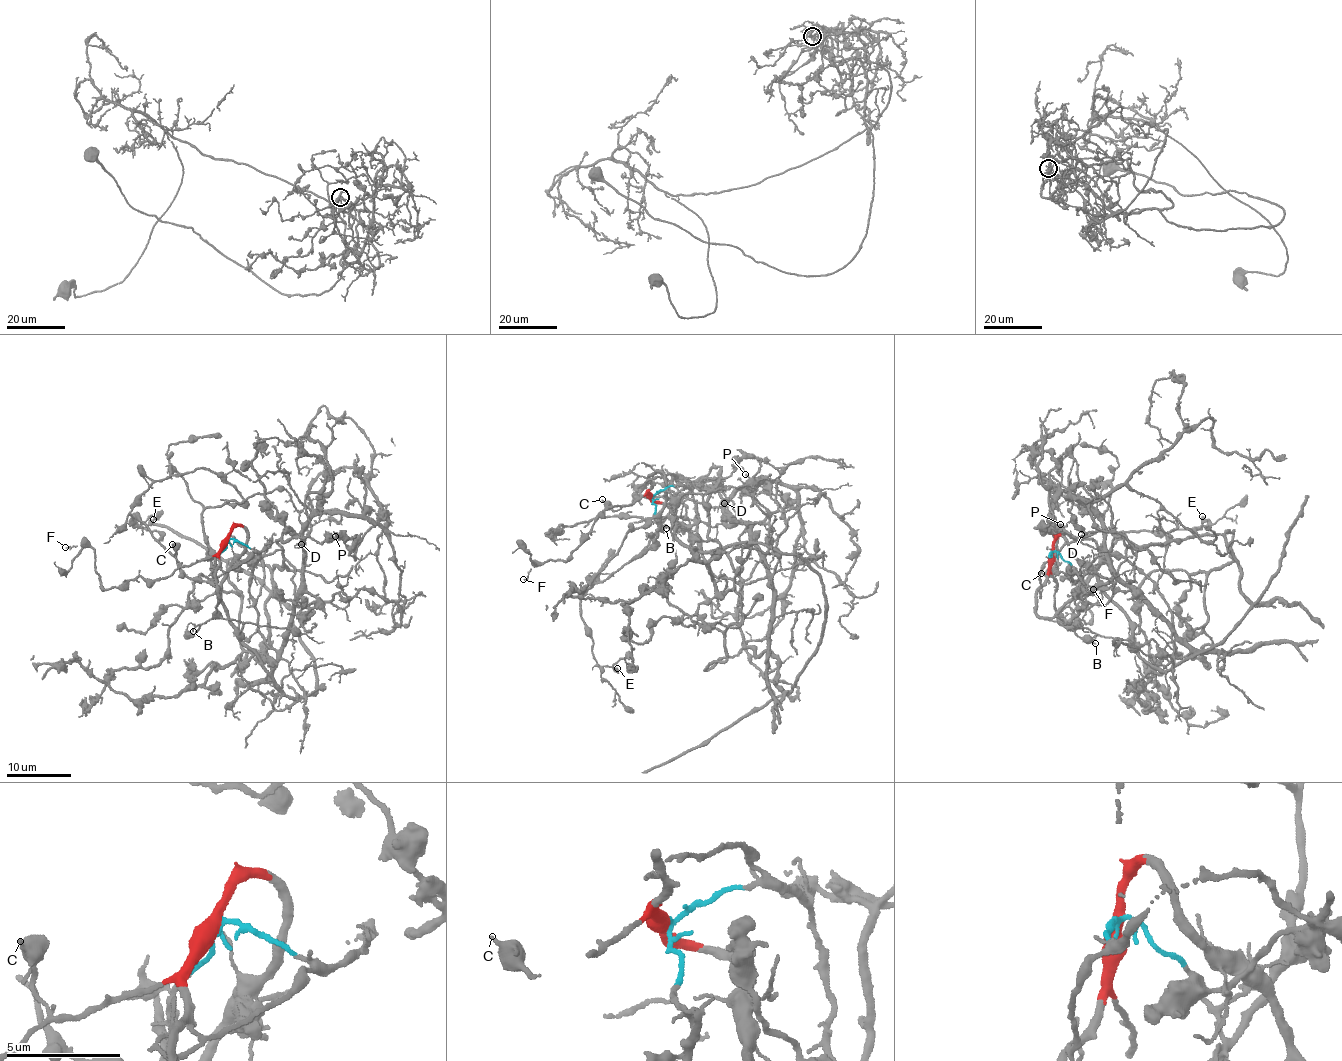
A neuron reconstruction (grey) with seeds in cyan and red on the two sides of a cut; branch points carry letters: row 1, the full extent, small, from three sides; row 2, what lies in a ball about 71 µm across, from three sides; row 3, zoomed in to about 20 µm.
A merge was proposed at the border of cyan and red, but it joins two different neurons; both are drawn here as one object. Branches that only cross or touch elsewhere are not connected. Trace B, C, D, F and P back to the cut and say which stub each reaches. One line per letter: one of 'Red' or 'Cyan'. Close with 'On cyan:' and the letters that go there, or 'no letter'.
B: Red
C: Red
D: Cyan
F: Red
P: Cyan
On cyan: D, P

